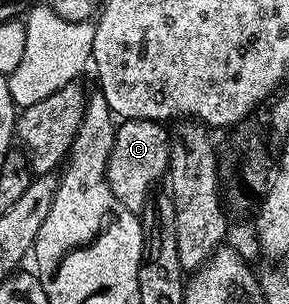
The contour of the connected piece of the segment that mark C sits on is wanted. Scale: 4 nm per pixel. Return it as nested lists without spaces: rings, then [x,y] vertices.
[[[127,118],[115,129],[114,151],[110,153],[106,179],[116,192],[116,200],[128,208],[128,212],[141,215],[151,201],[150,193],[158,181],[163,181],[170,164],[172,134],[163,123],[139,118]]]

